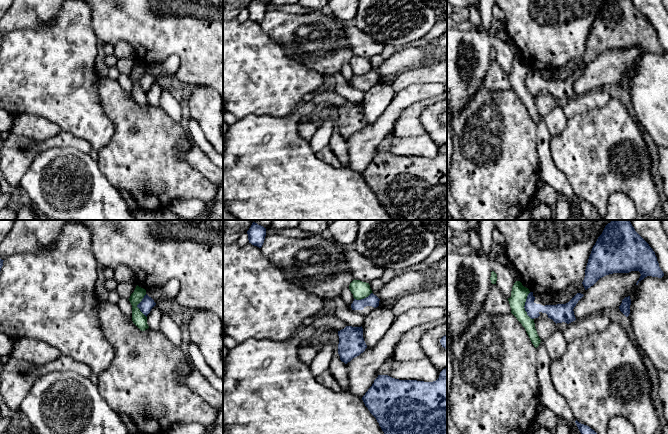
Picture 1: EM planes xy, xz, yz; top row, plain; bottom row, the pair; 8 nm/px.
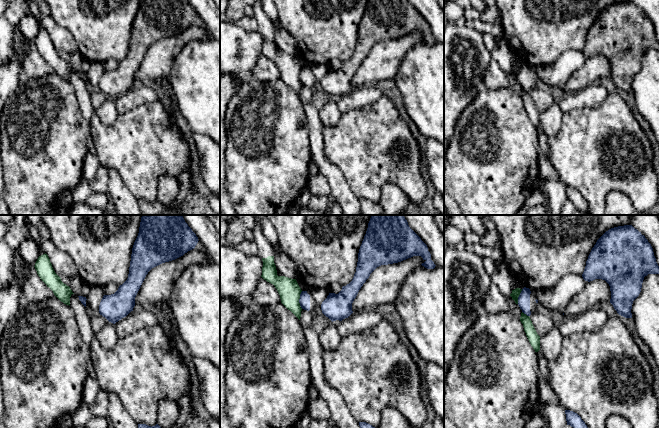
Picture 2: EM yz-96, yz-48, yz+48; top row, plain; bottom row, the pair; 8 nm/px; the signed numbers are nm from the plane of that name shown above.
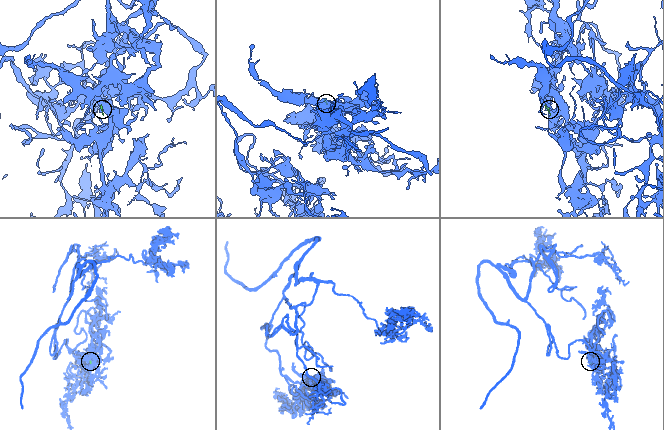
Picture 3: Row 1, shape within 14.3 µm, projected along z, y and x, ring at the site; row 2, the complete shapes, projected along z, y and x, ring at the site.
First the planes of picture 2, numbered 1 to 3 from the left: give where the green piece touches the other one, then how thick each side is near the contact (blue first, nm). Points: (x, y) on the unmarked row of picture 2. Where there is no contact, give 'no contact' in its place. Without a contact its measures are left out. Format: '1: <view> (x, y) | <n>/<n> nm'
1: no contact
2: yz-48 (299, 76) | 90/170 nm
3: yz+48 (519, 72) | 100/70 nm

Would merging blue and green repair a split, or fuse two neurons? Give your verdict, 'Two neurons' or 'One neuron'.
Two neurons

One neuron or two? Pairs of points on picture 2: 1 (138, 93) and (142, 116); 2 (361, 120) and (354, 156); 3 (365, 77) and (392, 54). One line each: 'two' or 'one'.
1: two
2: one
3: one

